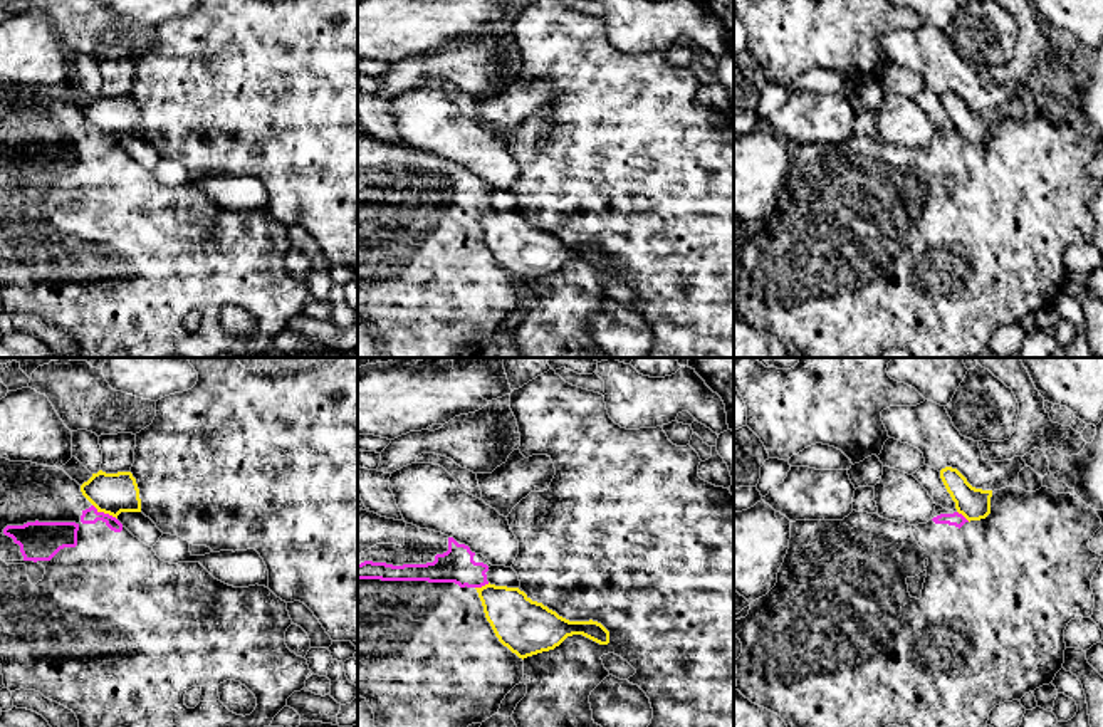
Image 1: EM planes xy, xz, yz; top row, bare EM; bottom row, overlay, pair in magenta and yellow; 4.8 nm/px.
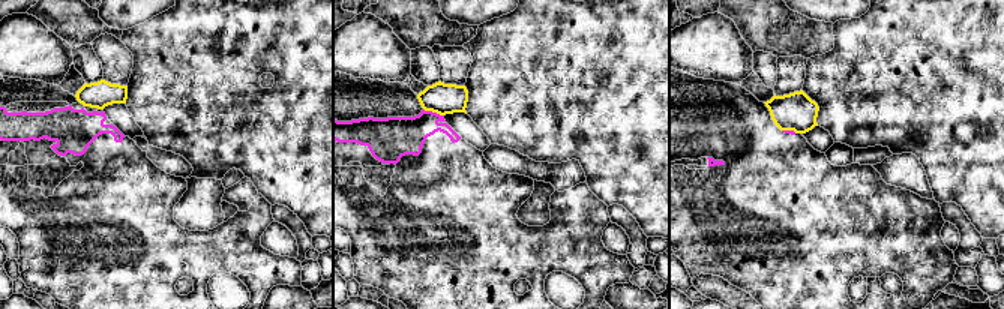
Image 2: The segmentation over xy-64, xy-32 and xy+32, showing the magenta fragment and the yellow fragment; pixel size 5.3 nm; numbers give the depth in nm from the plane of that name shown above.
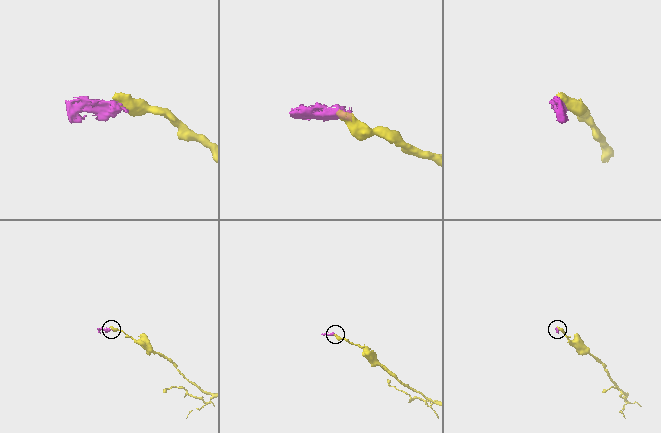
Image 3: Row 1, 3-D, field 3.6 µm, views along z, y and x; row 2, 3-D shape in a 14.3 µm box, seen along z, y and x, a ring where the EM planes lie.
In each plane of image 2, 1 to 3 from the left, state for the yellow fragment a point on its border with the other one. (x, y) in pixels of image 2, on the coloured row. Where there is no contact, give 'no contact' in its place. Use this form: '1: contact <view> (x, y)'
1: no contact
2: contact xy-32 (434, 113)
3: contact xy+32 (790, 131)

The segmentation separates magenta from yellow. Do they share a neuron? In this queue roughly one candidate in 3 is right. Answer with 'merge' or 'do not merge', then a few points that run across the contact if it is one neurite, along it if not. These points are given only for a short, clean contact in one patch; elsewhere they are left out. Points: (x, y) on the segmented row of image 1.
do not merge | xy (93, 504), (116, 519)

